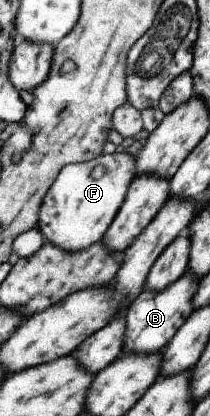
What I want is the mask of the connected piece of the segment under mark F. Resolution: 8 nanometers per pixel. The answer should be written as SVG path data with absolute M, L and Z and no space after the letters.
M125 152L101 153L91 160L65 165L41 199L37 227L44 241L77 252L102 239L134 176L135 159Z

